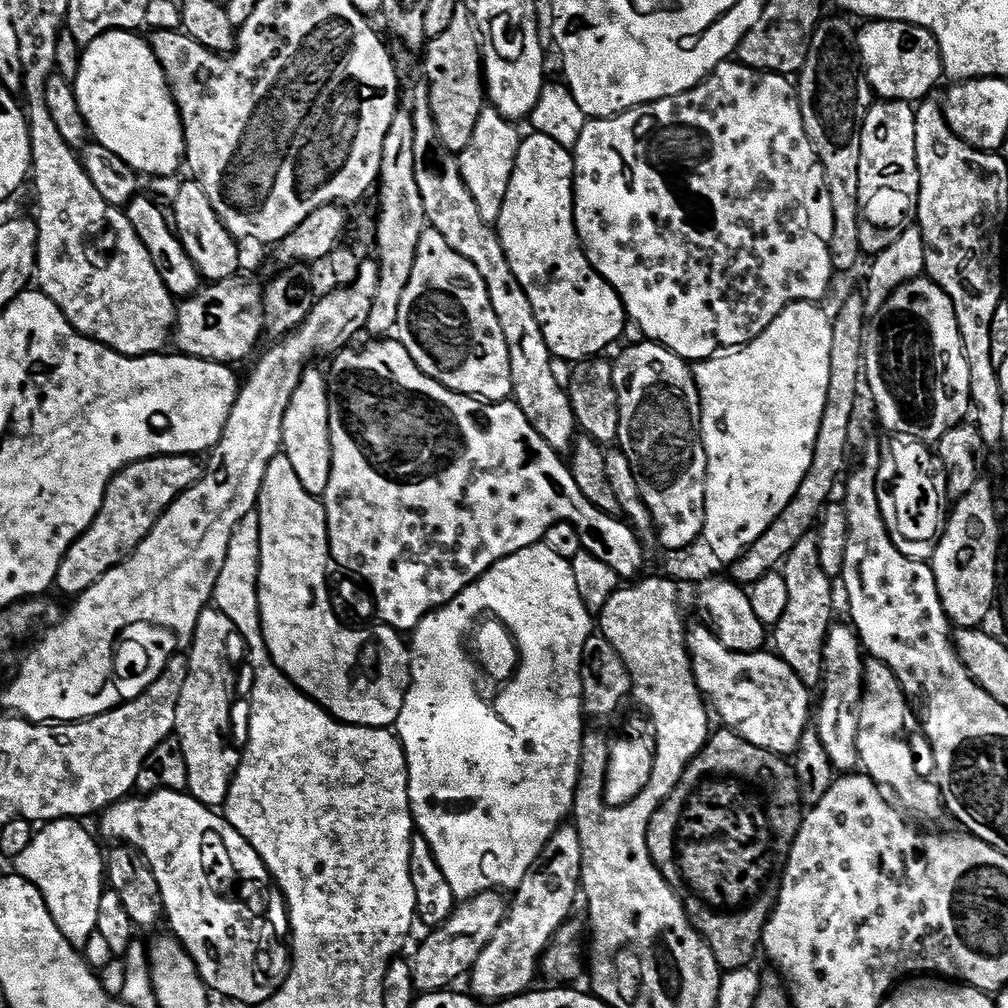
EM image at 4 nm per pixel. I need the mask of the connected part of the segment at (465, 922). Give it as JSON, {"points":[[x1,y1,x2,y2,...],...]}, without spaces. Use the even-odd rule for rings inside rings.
{"points":[[499,891,483,892,457,905,451,917,427,933,428,938,413,955,412,973,417,993,445,991,457,978,464,977,476,964,479,954,493,940,507,916,508,902]]}

